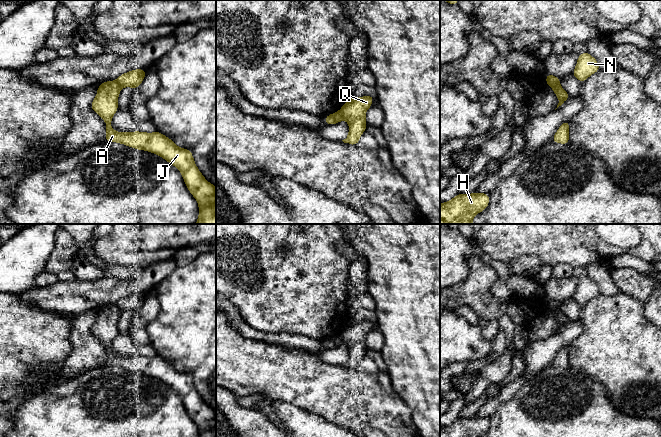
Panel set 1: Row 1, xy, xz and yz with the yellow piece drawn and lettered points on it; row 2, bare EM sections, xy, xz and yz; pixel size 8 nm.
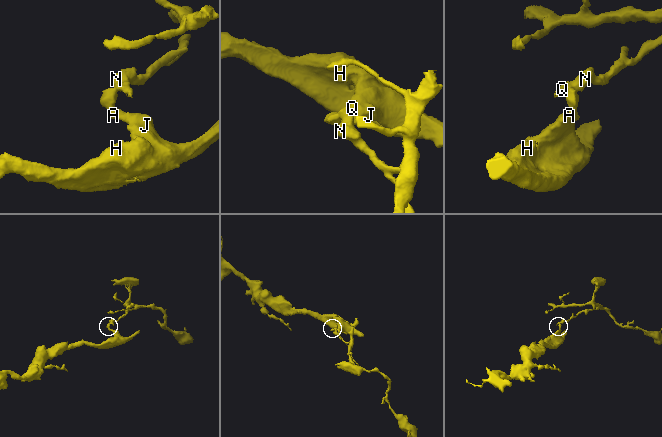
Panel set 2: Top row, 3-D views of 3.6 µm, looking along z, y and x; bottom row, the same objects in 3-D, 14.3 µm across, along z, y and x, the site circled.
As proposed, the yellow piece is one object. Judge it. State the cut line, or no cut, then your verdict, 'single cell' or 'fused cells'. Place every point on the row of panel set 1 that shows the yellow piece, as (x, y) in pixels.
cut yz (559, 82), (551, 86); fused cells

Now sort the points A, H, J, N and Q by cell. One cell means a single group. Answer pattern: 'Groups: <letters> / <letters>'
Groups: A H J / N Q

